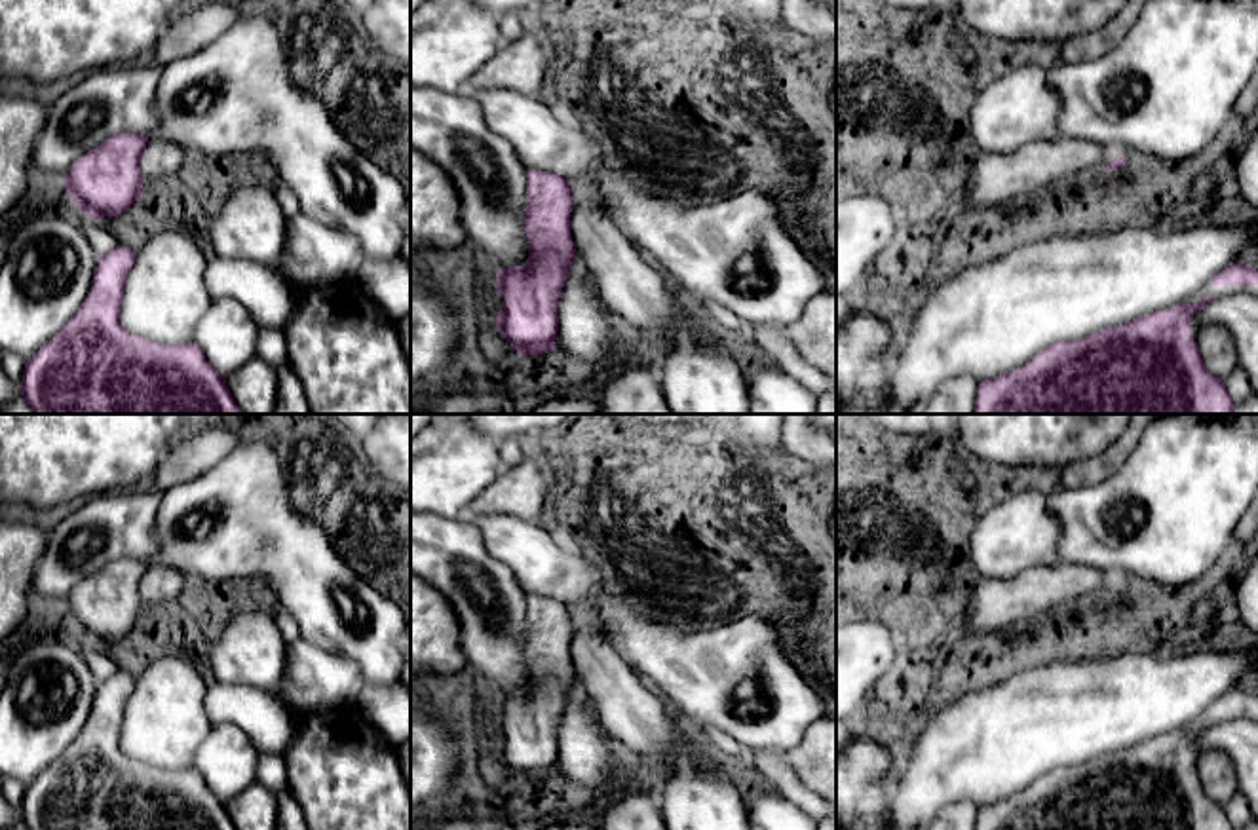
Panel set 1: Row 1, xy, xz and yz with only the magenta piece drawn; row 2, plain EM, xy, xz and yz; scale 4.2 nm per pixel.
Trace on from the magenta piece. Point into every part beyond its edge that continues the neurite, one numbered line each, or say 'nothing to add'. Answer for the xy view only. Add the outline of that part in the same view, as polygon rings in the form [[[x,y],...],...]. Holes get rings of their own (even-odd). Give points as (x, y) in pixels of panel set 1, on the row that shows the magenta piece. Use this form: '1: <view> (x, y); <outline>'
1: xy (162, 158); [[[150,137],[139,160],[139,169],[143,180],[165,180],[175,182],[182,161],[186,158],[186,148],[165,137]]]

